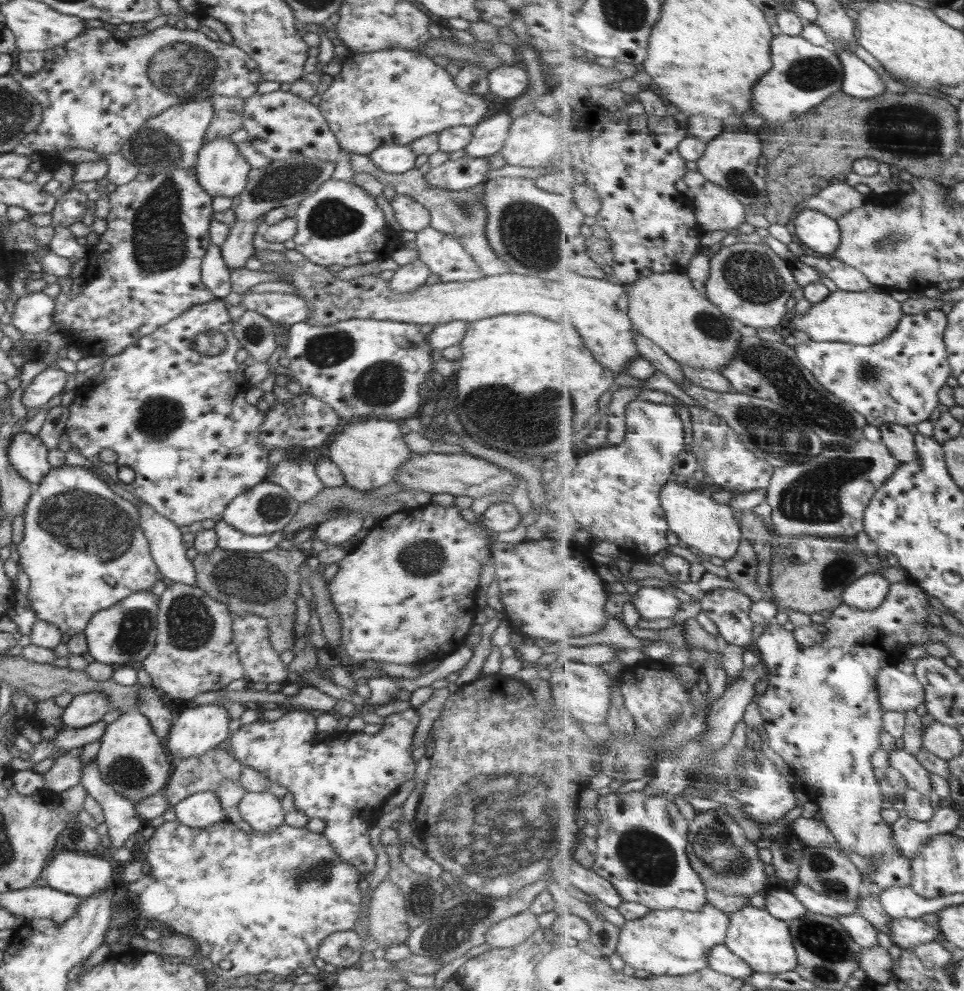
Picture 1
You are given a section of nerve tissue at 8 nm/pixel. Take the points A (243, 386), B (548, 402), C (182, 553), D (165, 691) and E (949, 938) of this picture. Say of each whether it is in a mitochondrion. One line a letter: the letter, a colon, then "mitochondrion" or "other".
A: other
B: mitochondrion
C: other
D: other
E: other

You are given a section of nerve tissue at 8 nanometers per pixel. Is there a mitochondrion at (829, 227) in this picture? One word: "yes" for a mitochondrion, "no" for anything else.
no

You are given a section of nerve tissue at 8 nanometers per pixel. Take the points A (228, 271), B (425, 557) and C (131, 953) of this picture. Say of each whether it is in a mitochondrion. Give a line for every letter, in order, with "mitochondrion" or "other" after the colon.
A: other
B: mitochondrion
C: other

